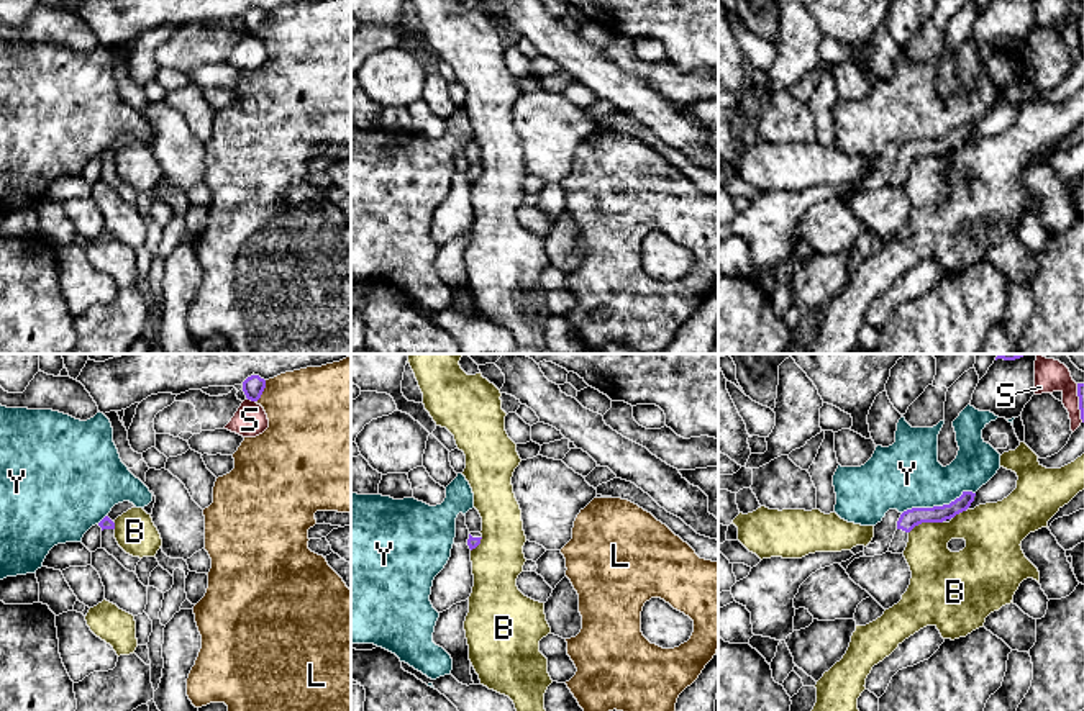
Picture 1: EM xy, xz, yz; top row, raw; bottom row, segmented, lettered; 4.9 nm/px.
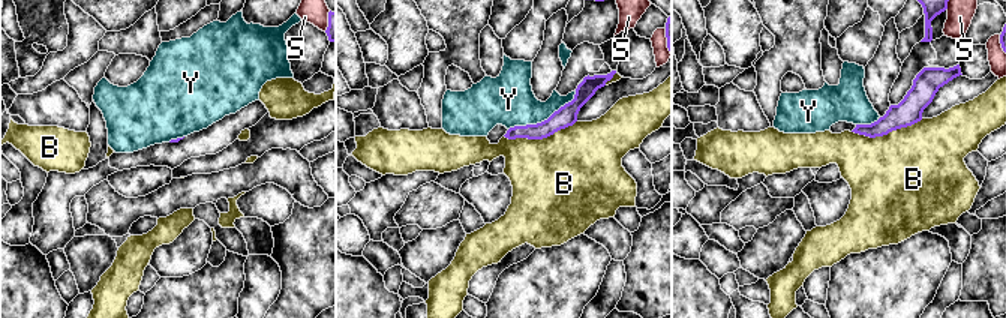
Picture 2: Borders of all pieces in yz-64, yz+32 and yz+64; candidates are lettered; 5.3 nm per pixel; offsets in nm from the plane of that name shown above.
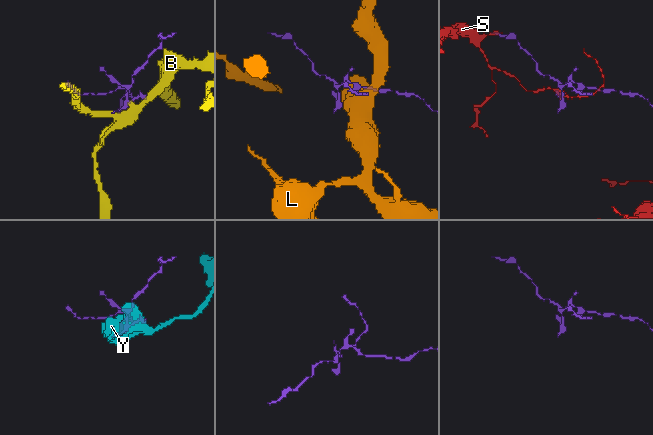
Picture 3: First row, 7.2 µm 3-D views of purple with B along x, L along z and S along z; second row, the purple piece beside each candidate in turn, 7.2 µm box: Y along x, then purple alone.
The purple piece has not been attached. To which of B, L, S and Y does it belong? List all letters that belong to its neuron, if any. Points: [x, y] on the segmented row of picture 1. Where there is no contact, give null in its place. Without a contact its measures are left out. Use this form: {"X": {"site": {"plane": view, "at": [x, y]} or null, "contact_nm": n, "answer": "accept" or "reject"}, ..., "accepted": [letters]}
{"B": {"site": {"plane": "yz", "at": [925, 521]}, "contact_nm": 180, "answer": "reject"}, "L": {"site": {"plane": "xy", "at": [263, 390]}, "contact_nm": 120, "answer": "reject"}, "S": {"site": {"plane": "yz", "at": [1079, 403]}, "contact_nm": 190, "answer": "reject"}, "Y": {"site": {"plane": "yz", "at": [938, 507]}, "contact_nm": 380, "answer": "reject"}, "accepted": []}

